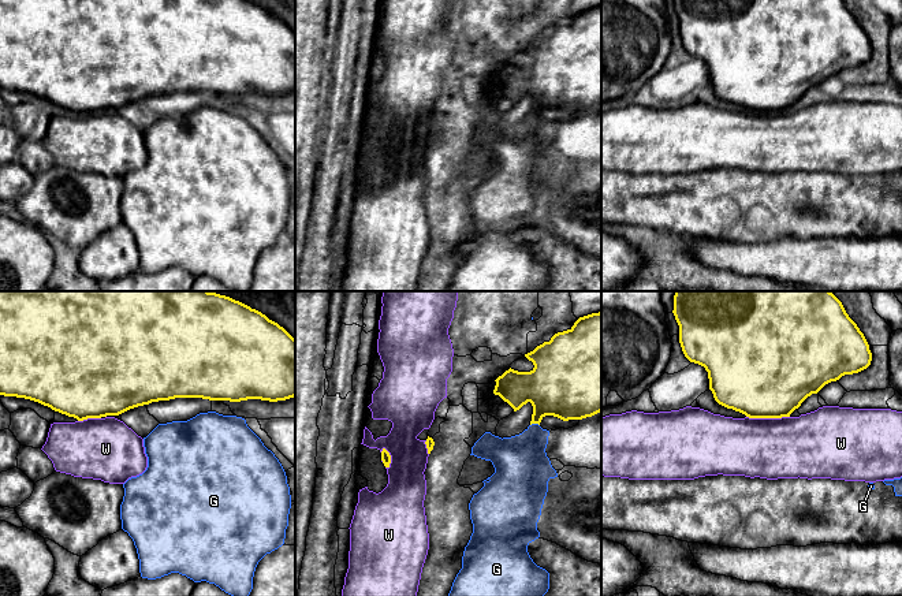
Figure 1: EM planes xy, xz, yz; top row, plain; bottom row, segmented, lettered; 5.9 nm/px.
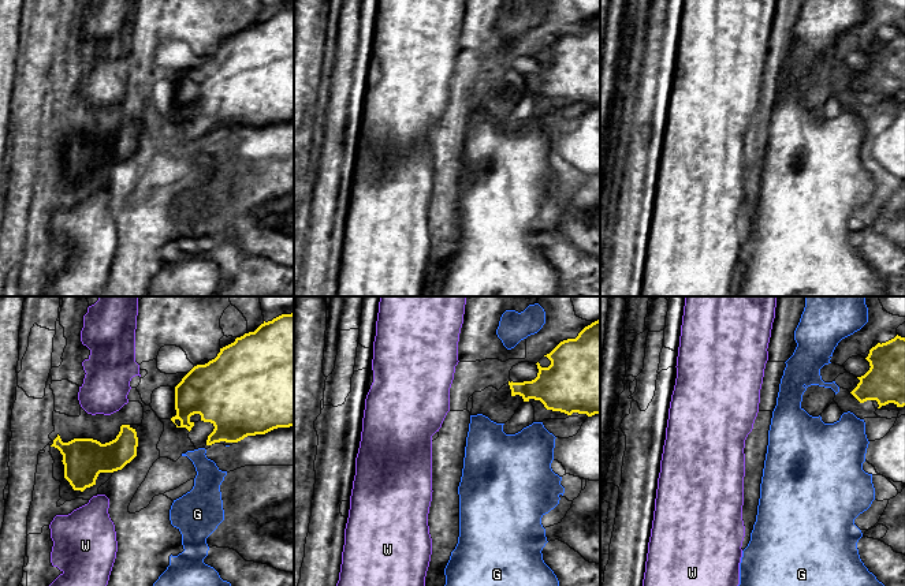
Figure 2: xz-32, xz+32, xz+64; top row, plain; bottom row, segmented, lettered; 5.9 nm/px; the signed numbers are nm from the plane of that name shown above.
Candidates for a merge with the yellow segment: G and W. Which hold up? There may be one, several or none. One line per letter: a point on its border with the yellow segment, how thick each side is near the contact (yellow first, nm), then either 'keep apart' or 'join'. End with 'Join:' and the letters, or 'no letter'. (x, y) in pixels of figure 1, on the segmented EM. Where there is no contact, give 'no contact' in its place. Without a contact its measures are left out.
G: meets yellow in xz at (535, 423); 340 nm thick on the yellow side, 320 nm on the other; keep apart
W: meets yellow in yz at (768, 417); 500 nm thick on the yellow side, 360 nm on the other; keep apart
Join: no letter

